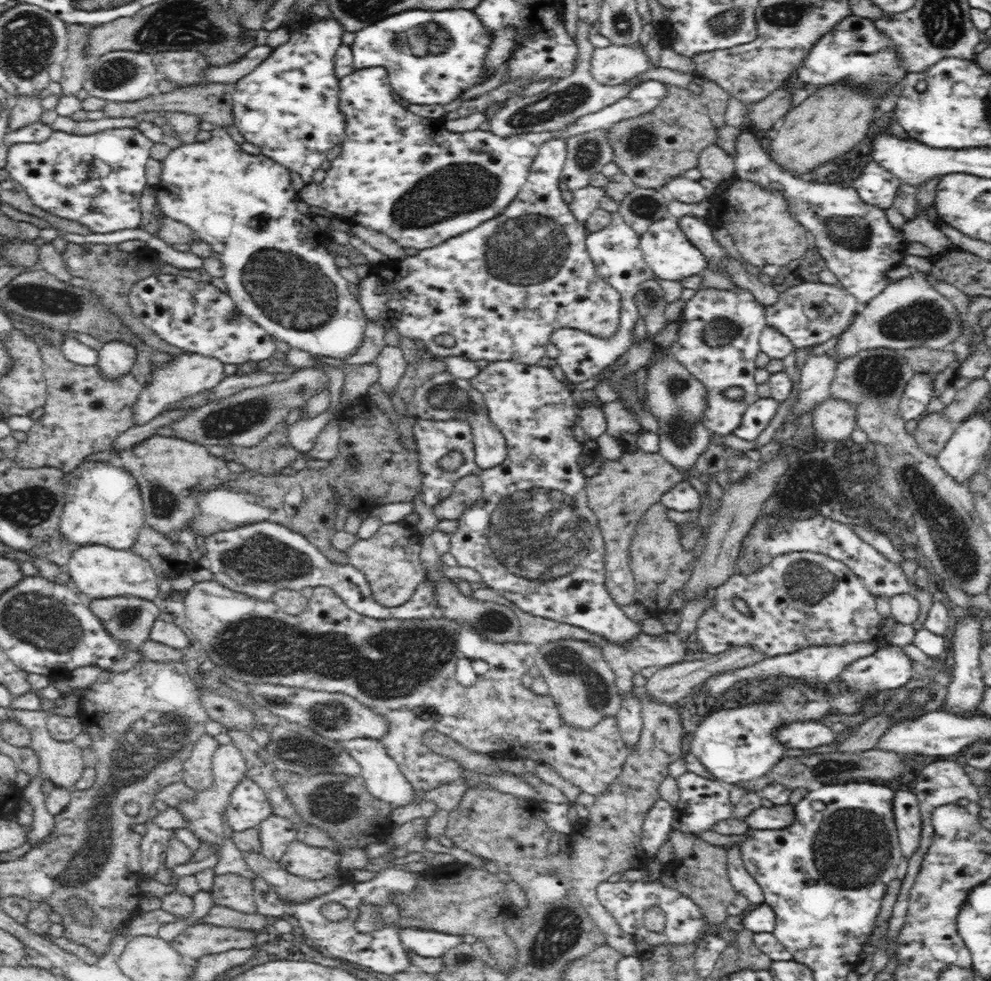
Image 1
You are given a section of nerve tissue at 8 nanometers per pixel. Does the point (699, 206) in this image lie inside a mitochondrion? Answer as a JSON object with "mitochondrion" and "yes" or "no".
{"mitochondrion":"no"}

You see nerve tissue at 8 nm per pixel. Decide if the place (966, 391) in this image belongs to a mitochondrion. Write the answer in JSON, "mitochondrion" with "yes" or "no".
{"mitochondrion":"no"}

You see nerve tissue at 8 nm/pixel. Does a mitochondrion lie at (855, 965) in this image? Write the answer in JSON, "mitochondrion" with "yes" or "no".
{"mitochondrion":"no"}

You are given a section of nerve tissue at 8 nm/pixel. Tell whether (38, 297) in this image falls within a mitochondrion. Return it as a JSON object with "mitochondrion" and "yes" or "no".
{"mitochondrion":"yes"}

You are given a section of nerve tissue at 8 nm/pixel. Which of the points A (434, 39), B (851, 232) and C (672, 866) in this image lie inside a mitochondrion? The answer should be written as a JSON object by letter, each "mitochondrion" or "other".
{"A":"mitochondrion","B":"mitochondrion","C":"other"}

